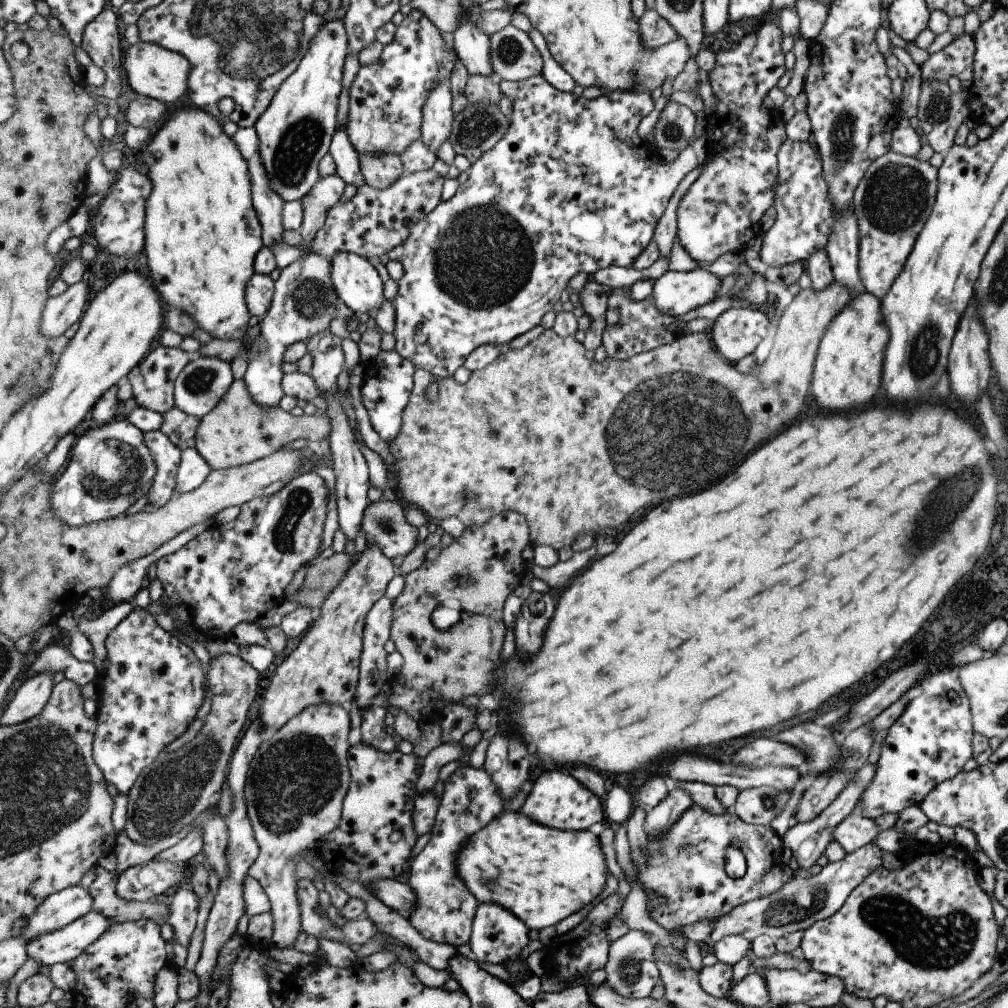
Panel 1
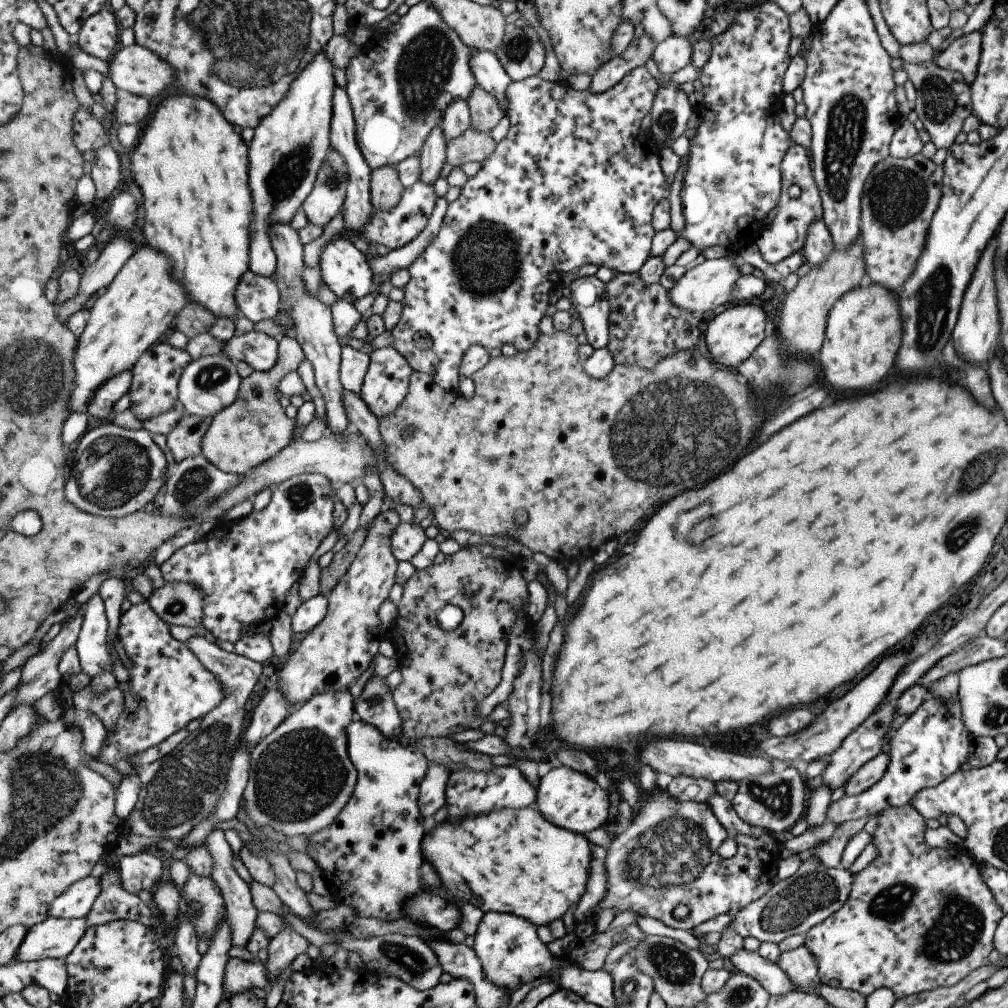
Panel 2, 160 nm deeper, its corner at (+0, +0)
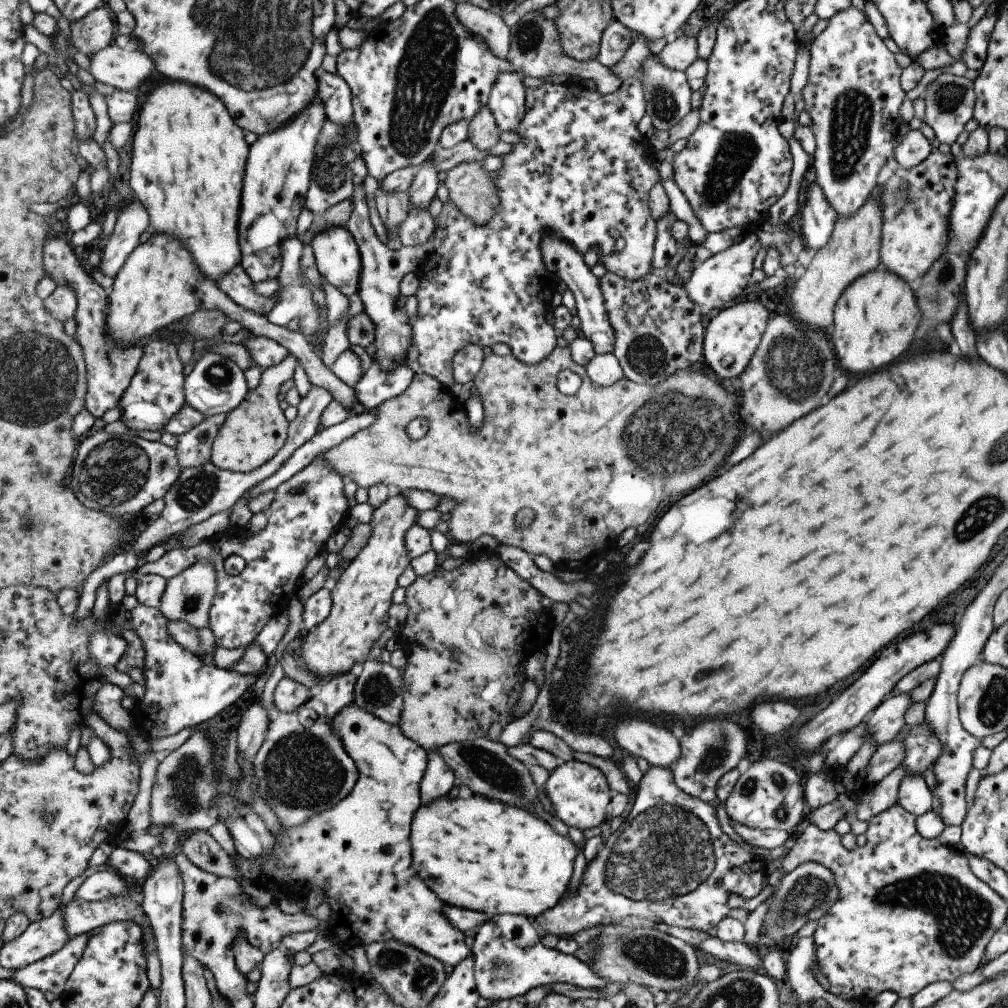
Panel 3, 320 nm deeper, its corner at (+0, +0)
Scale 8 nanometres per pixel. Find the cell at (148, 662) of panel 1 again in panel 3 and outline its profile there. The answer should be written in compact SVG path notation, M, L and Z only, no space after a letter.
M138 604L128 614L135 634L145 646L144 687L145 696L136 700L136 707L130 711L139 733L147 740L173 736L185 728L205 724L207 720L221 714L225 708L235 704L243 692L257 682L258 676L243 676L235 670L221 670L207 665L200 656L182 648L171 636L170 622L158 608Z

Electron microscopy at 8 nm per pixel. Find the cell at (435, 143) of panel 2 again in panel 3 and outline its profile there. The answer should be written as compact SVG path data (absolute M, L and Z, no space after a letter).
M433 156L423 165L419 166L410 193L411 203L414 208L429 208L437 198L439 191L439 176L437 168L433 166Z

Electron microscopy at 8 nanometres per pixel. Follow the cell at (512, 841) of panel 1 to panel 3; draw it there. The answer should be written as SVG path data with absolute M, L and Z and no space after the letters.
M474 794L470 798L456 797L454 800L443 796L441 800L419 808L411 842L419 877L430 885L443 903L483 912L490 917L513 914L535 920L566 898L575 858L583 851L569 836L557 834L534 813Z

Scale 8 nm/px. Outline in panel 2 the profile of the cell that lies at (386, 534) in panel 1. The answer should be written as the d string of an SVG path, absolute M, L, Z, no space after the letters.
M403 521L392 538L392 548L399 560L412 561L423 545L427 542L425 528L419 523Z

